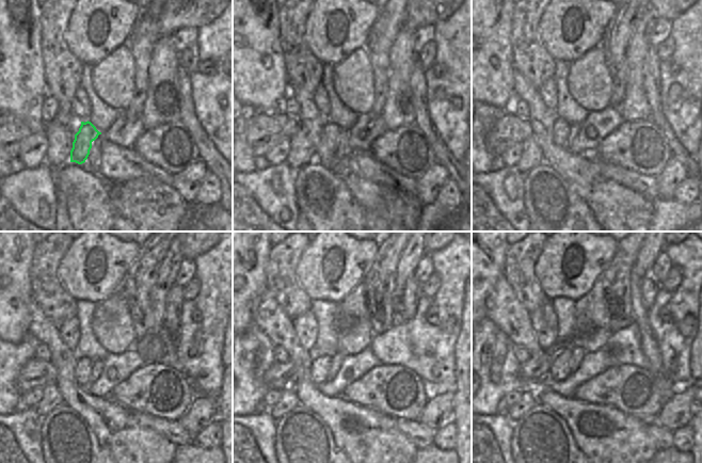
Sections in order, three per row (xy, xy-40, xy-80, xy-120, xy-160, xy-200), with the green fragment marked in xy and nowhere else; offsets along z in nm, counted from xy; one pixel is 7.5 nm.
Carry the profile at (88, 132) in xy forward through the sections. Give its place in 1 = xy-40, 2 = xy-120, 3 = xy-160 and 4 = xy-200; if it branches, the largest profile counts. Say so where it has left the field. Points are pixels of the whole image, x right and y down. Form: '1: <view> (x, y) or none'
1: xy-40 (328, 132)
2: xy-120 (83, 367)
3: xy-160 (320, 366)
4: xy-200 (559, 369)

